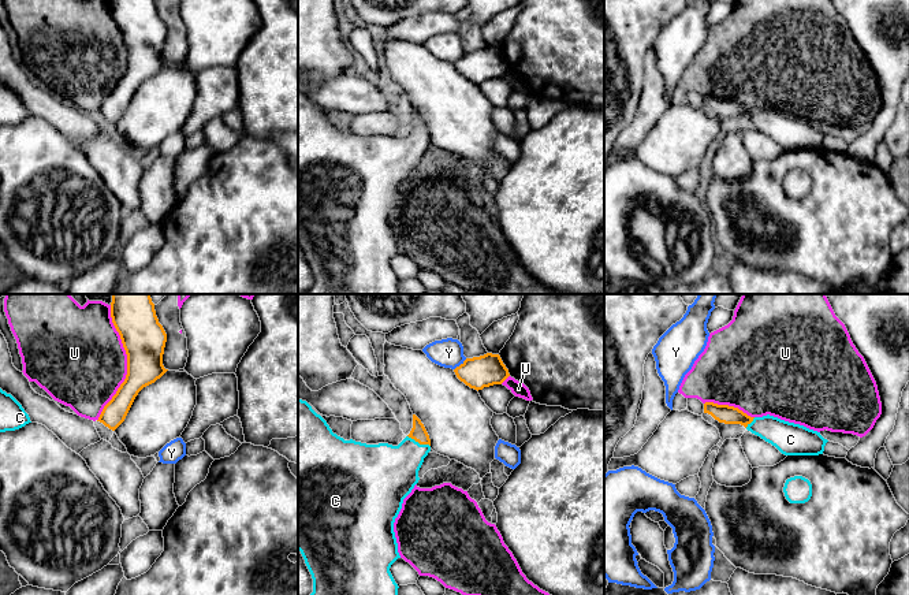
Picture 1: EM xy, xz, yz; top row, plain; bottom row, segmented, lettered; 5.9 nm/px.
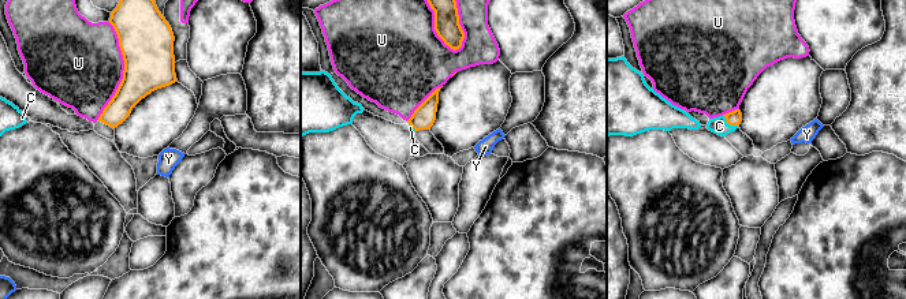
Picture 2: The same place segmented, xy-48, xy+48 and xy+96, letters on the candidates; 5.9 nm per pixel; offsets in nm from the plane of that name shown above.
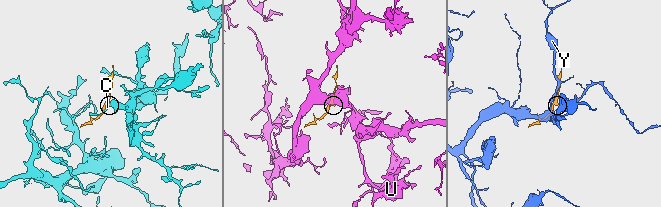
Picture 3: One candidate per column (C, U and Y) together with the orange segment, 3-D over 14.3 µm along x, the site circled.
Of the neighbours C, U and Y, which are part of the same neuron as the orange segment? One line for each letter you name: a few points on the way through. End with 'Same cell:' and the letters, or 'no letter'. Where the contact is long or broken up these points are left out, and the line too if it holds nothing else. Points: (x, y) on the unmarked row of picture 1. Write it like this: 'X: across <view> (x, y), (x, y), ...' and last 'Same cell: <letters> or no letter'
C: across xz (418, 126), (418, 136), (388, 166)
Same cell: C

